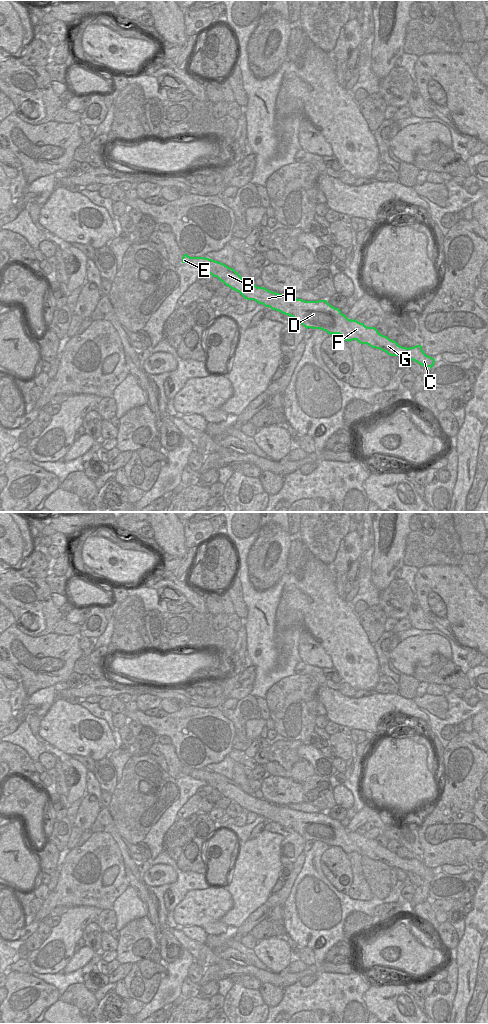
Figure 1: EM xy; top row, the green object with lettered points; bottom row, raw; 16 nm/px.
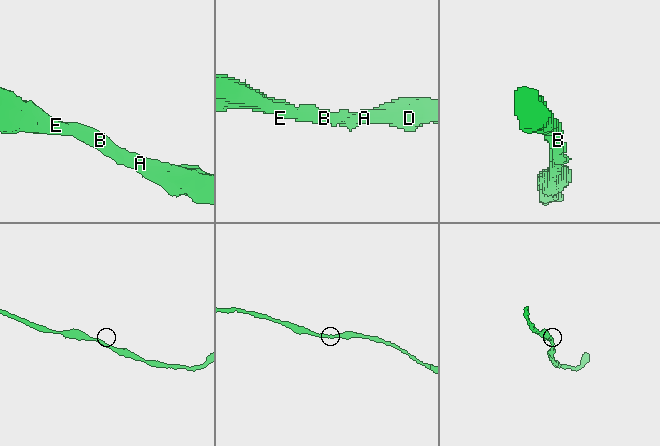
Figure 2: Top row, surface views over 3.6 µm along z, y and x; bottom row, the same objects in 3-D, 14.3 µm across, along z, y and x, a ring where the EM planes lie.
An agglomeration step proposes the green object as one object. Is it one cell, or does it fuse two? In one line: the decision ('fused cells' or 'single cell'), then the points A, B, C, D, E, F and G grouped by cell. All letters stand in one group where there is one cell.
single cell | A B C D E F G

